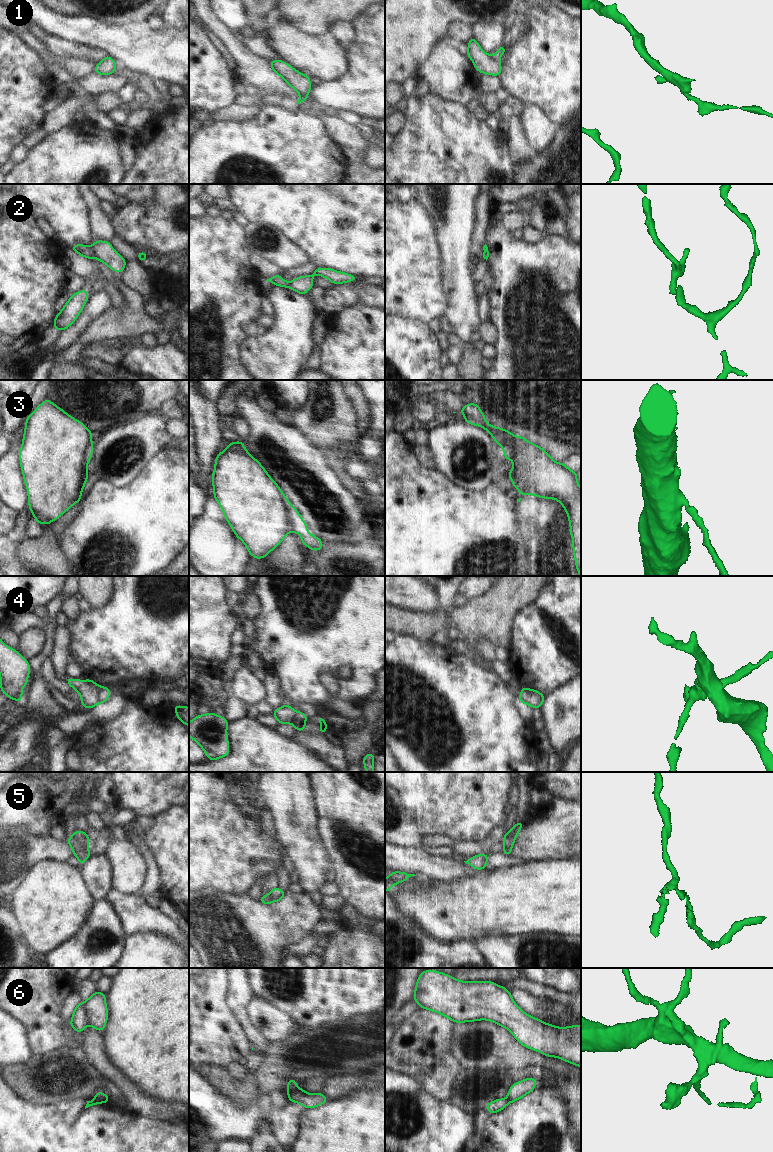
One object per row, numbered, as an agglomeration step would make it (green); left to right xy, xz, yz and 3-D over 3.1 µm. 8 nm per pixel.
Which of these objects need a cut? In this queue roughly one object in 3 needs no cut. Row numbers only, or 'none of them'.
1, 2, 3, 4, 5, 6

